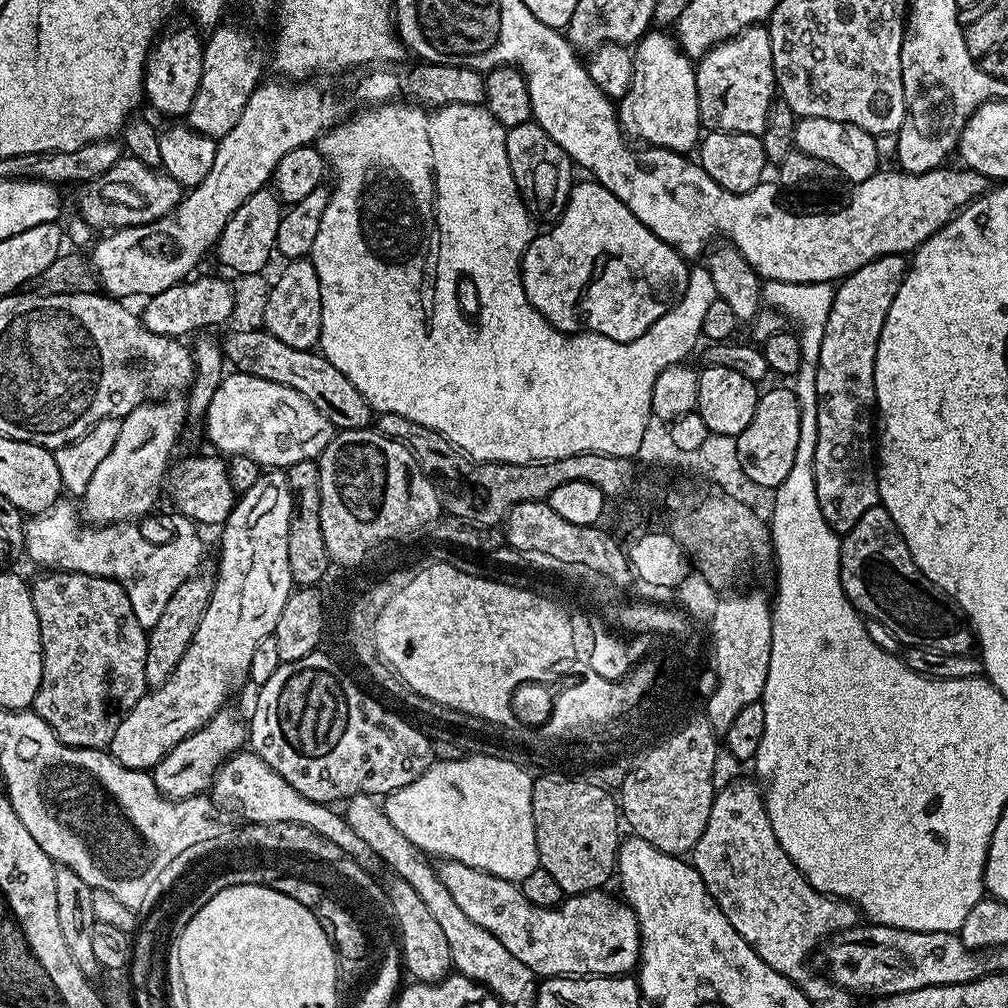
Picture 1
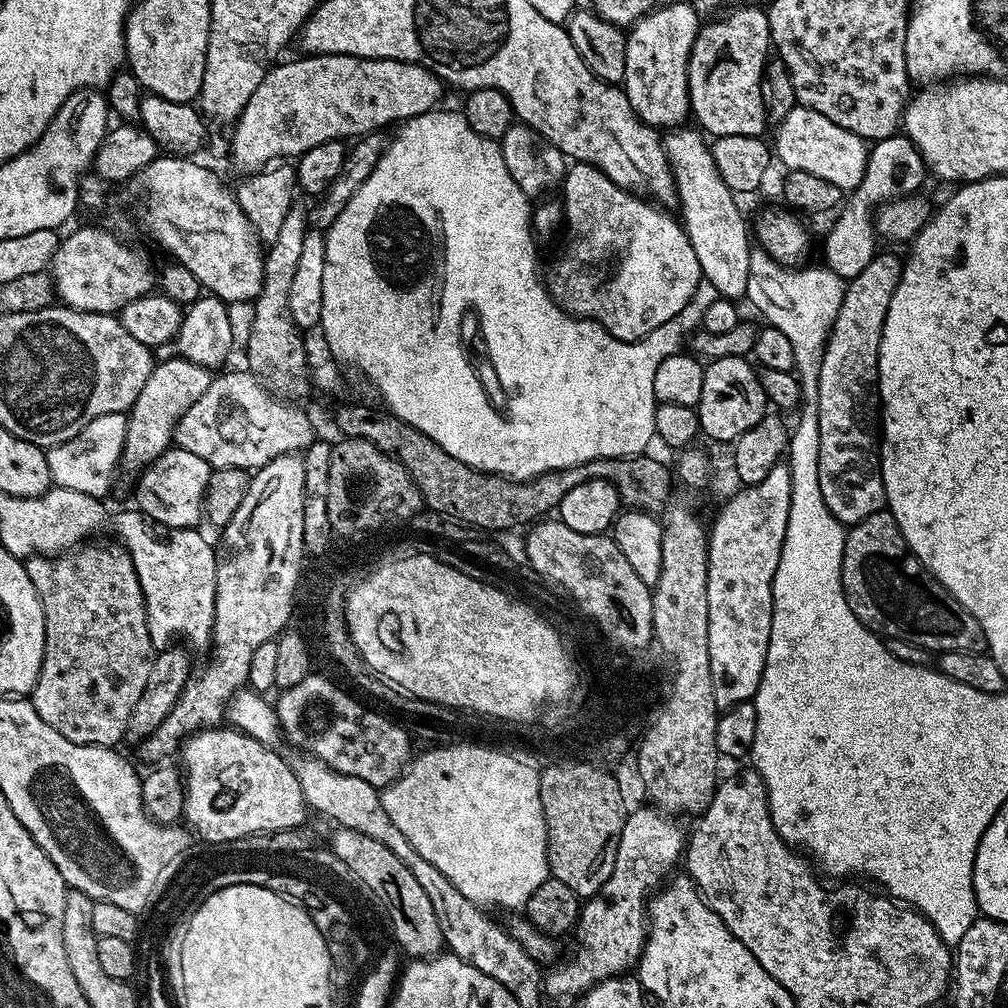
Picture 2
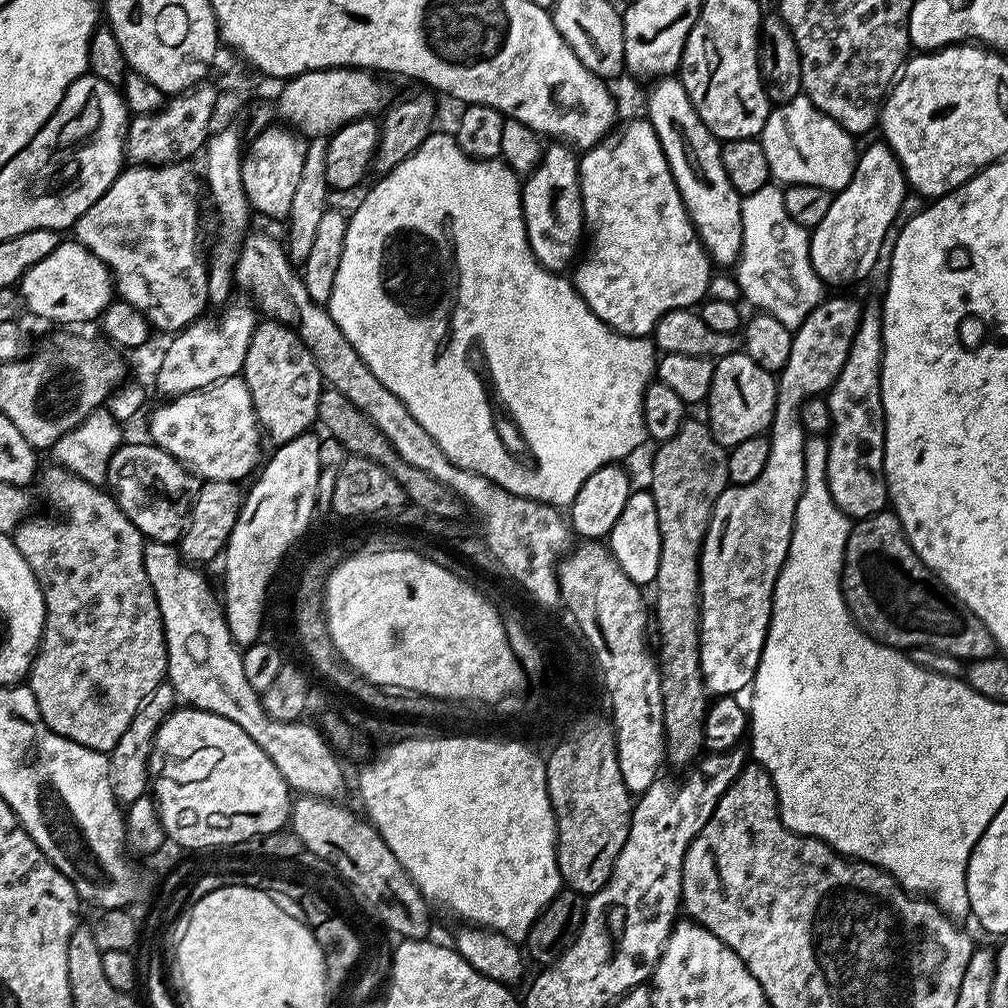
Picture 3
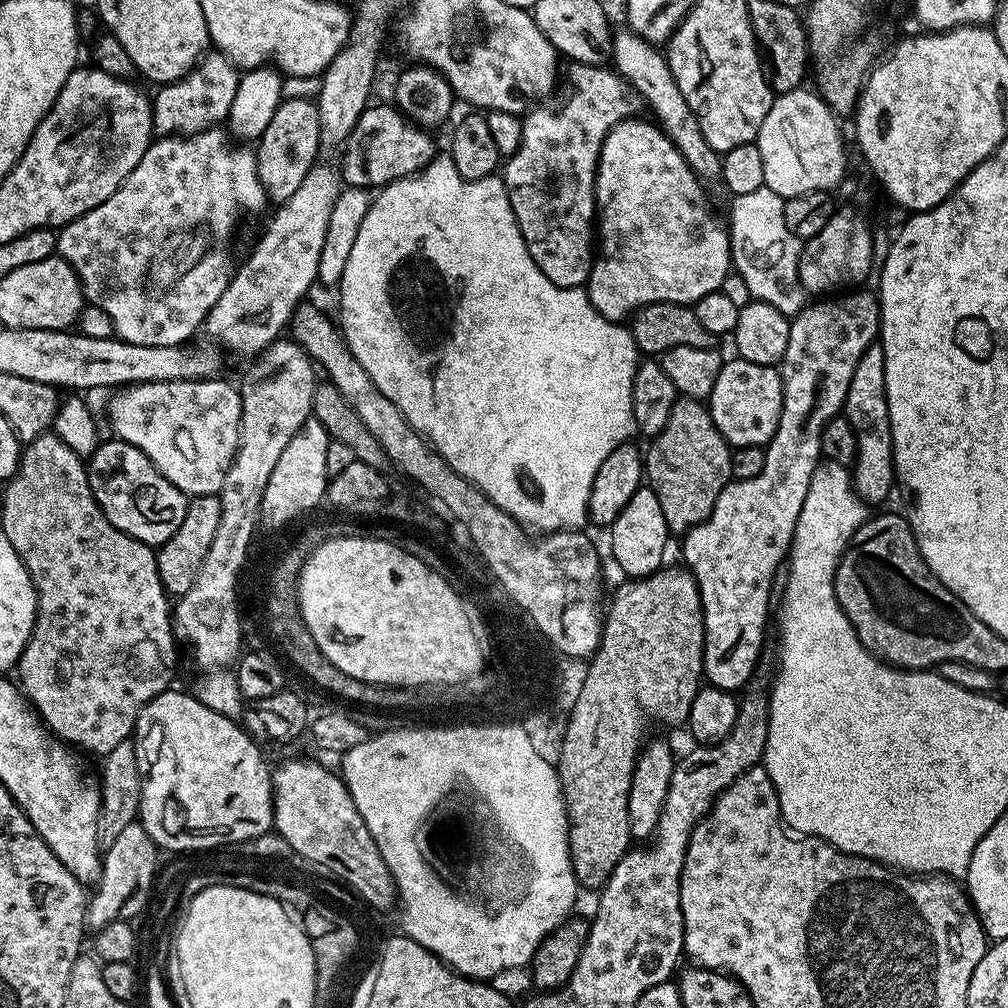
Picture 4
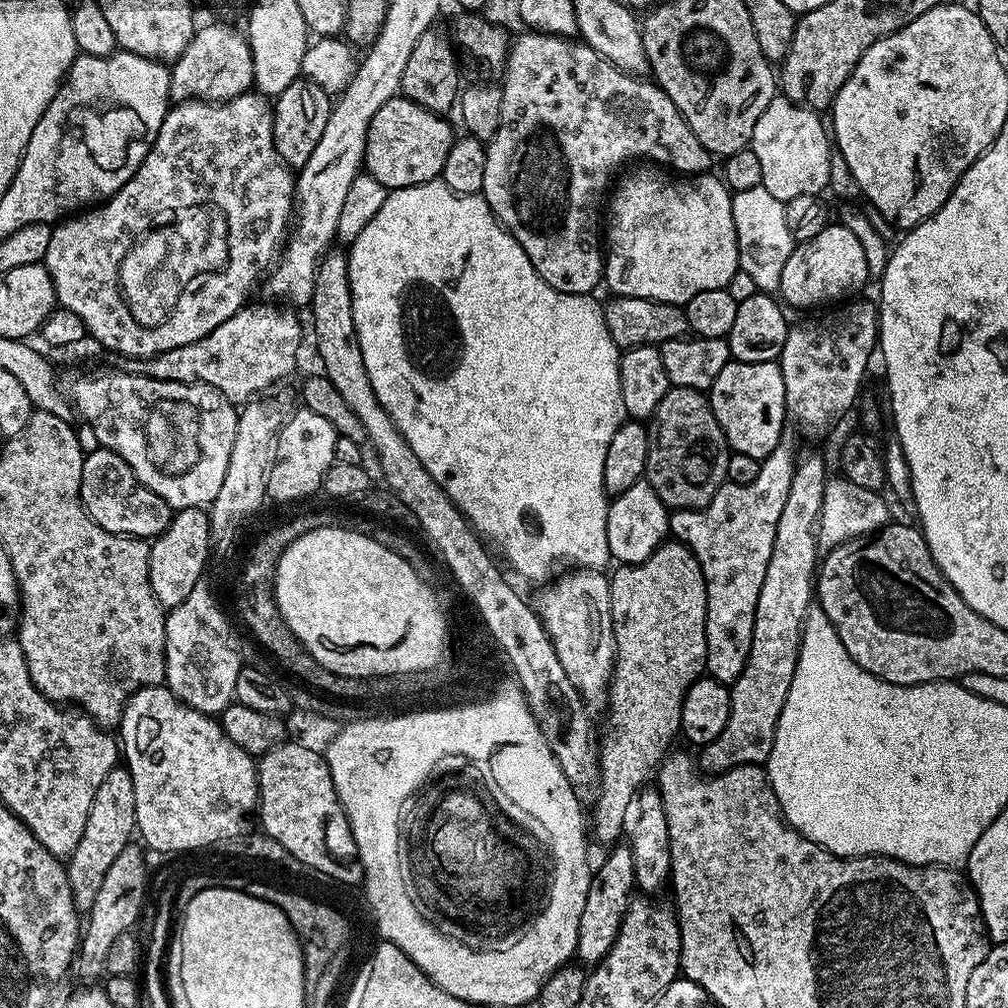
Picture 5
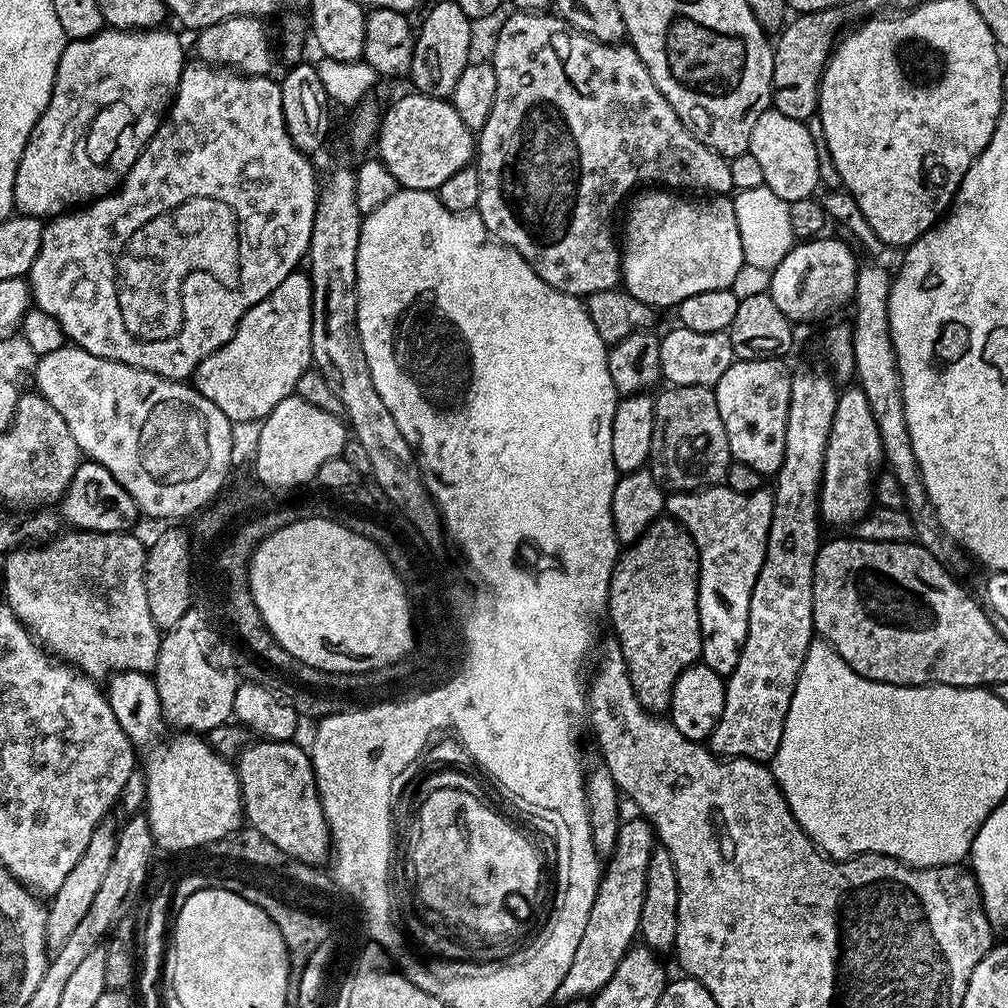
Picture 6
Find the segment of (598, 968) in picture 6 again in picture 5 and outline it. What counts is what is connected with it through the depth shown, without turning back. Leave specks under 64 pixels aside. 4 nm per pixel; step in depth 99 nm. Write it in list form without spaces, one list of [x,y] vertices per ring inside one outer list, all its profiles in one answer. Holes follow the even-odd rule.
[[[616,846],[609,852],[612,853],[601,862],[600,868],[598,864],[593,871],[590,890],[586,894],[586,906],[582,909],[582,922],[578,926],[575,959],[588,966],[599,964],[602,958],[606,958],[610,946],[614,946],[620,933],[620,923],[636,888],[632,849],[627,846]]]

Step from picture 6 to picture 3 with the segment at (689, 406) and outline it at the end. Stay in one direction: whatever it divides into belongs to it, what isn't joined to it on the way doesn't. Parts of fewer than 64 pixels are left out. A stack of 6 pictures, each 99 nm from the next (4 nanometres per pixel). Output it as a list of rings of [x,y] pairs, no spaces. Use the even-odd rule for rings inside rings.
[[[685,419],[681,428],[668,441],[661,443],[653,458],[653,470],[650,477],[650,491],[654,498],[654,506],[658,510],[658,534],[662,534],[662,558],[658,558],[658,574],[654,591],[656,591],[656,618],[654,614],[654,626],[656,622],[656,632],[660,635],[660,656],[658,654],[658,667],[660,669],[660,685],[664,691],[664,739],[666,741],[666,760],[671,764],[684,764],[688,766],[701,755],[704,743],[704,713],[708,711],[710,703],[709,693],[704,686],[704,679],[700,676],[700,551],[706,538],[706,530],[710,526],[710,518],[714,514],[714,506],[718,498],[729,487],[728,478],[728,452],[712,437],[712,429],[708,427],[703,419]]]

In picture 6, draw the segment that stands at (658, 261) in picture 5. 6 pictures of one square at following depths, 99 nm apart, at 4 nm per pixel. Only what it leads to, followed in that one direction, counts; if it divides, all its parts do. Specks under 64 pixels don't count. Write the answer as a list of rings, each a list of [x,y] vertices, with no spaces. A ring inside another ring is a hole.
[[[644,190],[633,195],[631,200],[627,205],[628,217],[624,220],[624,236],[622,232],[622,243],[619,245],[623,291],[638,298],[638,302],[646,302],[652,309],[672,310],[693,294],[702,294],[702,290],[731,288],[738,270],[745,263],[738,218],[727,195],[689,198],[672,190]]]

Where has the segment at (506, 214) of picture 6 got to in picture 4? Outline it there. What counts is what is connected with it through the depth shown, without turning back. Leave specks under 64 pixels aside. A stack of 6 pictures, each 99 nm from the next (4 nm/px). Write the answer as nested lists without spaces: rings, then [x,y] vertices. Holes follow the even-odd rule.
[[[575,62],[569,63],[567,66],[569,67],[568,93],[565,94],[564,101],[561,104],[554,105],[553,108],[540,108],[544,106],[533,107],[523,117],[520,145],[516,152],[511,153],[503,161],[502,179],[508,191],[510,206],[514,210],[514,218],[518,222],[520,238],[526,242],[528,256],[534,258],[536,271],[542,273],[544,279],[549,280],[554,286],[558,286],[559,288],[584,288],[588,283],[588,275],[592,272],[594,263],[594,221],[598,216],[598,209],[596,207],[596,167],[598,166],[598,158],[602,150],[602,142],[606,138],[606,134],[610,134],[610,130],[614,125],[622,123],[623,120],[631,120],[641,115],[640,108],[642,109],[642,101],[640,95],[636,93],[636,89],[632,88],[623,76],[611,67],[599,64],[578,64]]]

